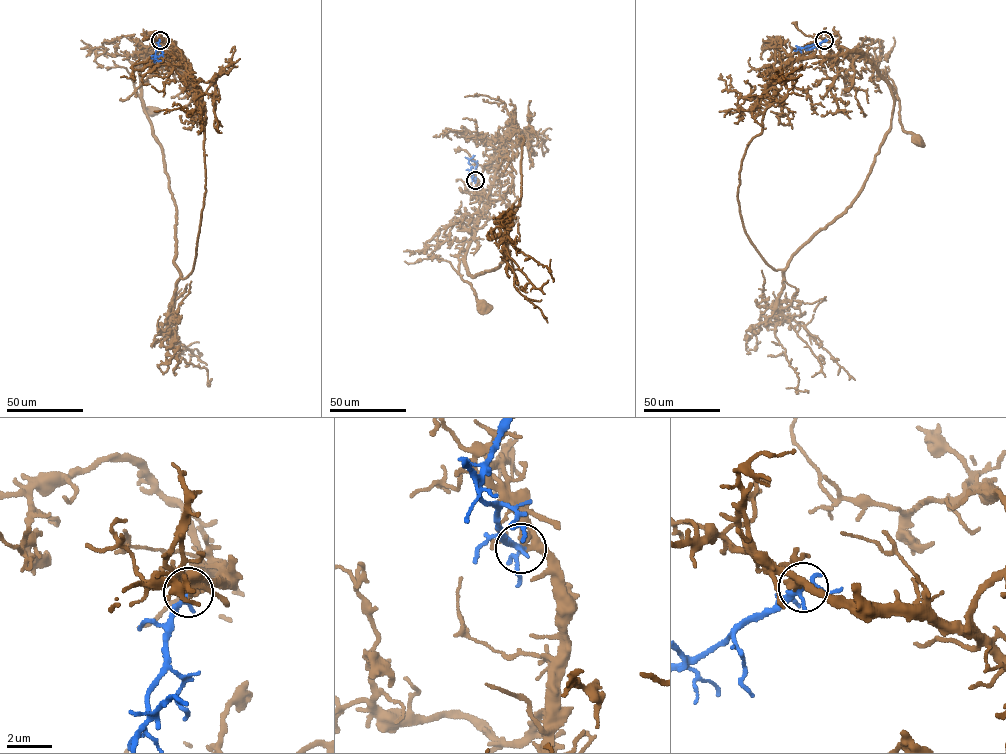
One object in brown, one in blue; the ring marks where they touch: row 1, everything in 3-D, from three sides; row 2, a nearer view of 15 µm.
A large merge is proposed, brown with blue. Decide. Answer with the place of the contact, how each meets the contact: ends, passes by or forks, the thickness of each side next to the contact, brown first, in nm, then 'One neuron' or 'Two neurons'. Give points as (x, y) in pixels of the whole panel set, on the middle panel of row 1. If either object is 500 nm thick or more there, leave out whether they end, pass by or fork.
Place: (475, 180). At the ring brown passes by. At the ring blue passes by. Thickness 320 nm (brown) against 240 nm. One neuron

